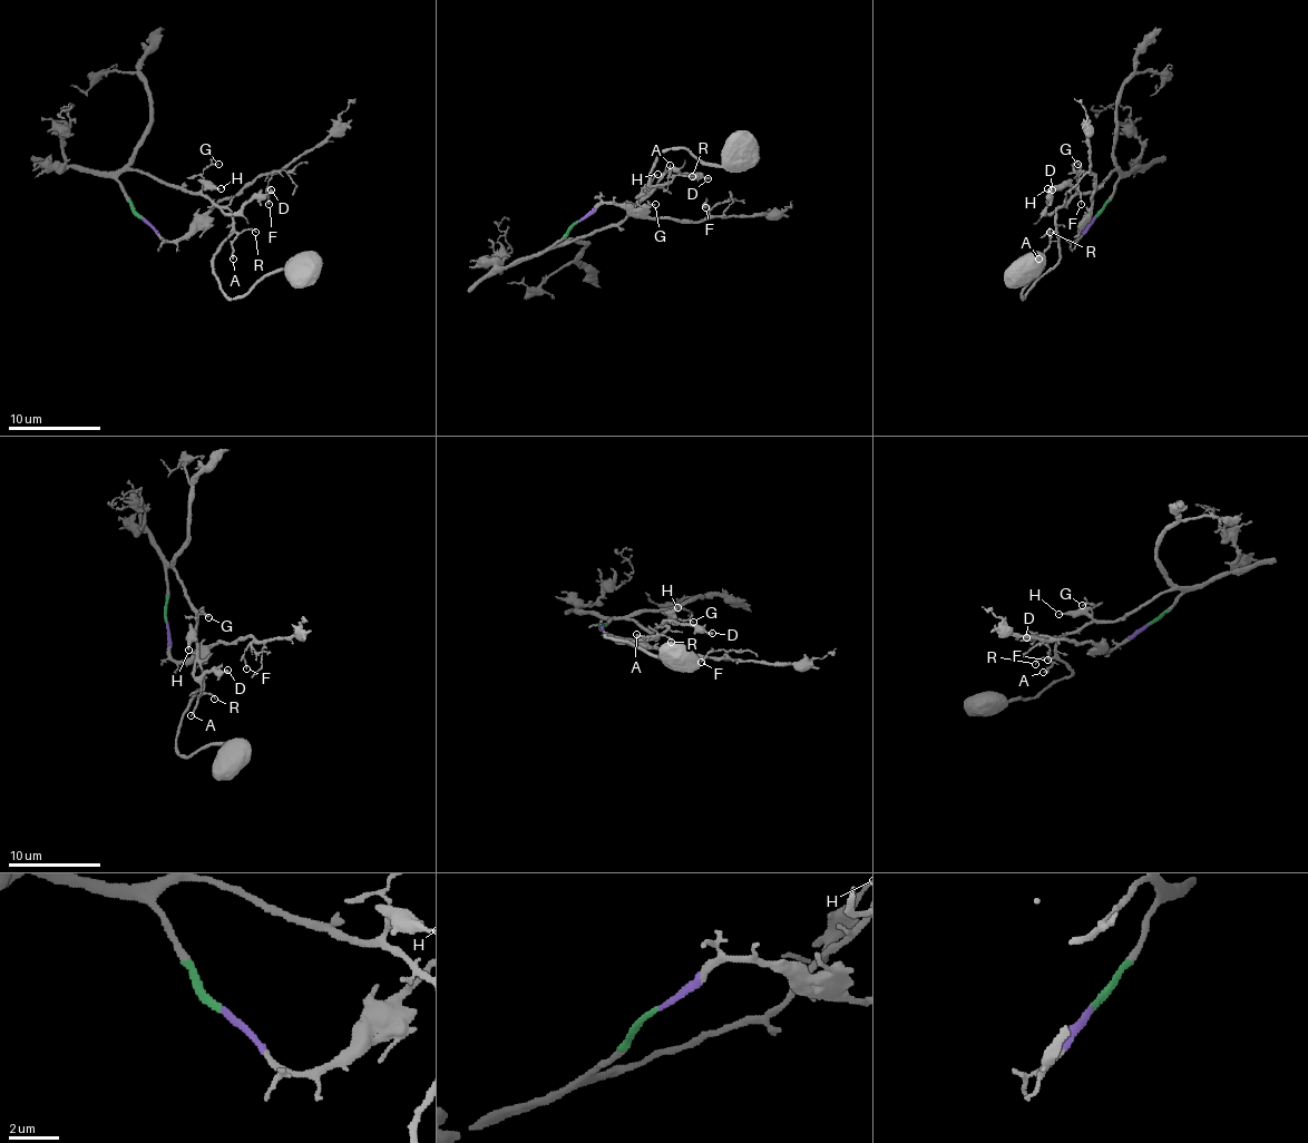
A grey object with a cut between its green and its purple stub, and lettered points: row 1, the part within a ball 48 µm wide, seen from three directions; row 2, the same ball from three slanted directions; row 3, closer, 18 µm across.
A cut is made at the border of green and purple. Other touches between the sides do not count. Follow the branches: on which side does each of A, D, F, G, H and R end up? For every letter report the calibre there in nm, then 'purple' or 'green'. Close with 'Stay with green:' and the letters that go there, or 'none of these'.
A: 150 nm | green
D: 180 nm | green
F: 110 nm | purple
G: 150 nm | green
H: 150 nm | green
R: 110 nm | green
Stay with green: A, D, G, H, R

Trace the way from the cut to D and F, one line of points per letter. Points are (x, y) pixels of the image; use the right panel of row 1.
D: (1095, 217), (1119, 177), (1116, 171), (1091, 192), (1076, 192), (1056, 211), (1044, 213), (1052, 189)
F: (1095, 217), (1076, 241), (1082, 220), (1091, 207), (1095, 177), (1091, 173), (1080, 175), (1082, 203)

